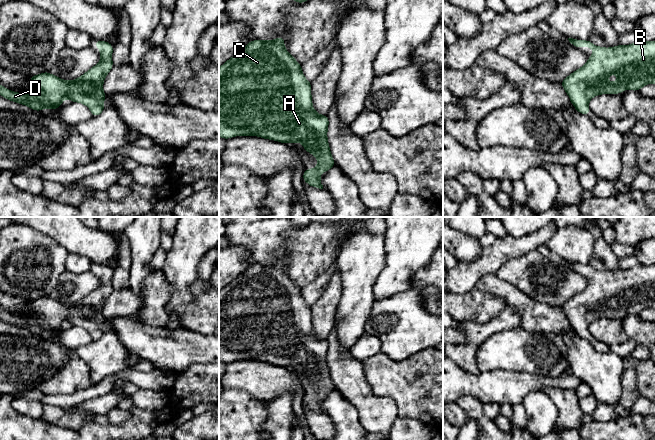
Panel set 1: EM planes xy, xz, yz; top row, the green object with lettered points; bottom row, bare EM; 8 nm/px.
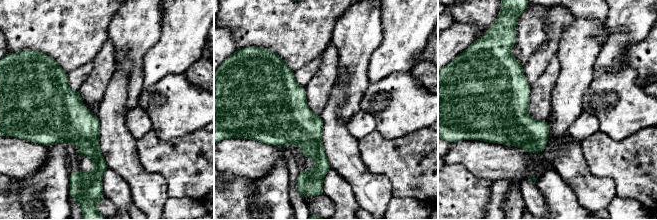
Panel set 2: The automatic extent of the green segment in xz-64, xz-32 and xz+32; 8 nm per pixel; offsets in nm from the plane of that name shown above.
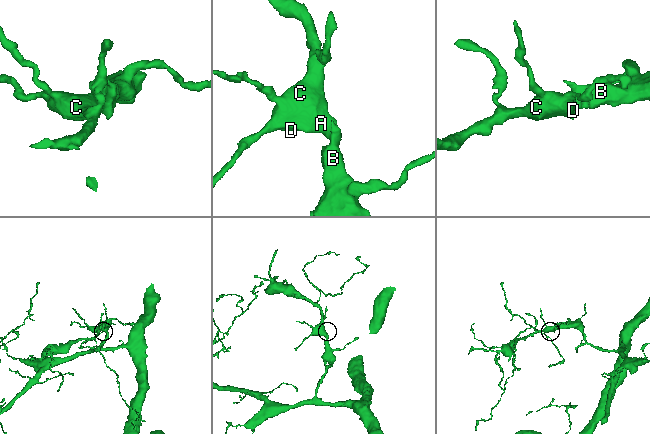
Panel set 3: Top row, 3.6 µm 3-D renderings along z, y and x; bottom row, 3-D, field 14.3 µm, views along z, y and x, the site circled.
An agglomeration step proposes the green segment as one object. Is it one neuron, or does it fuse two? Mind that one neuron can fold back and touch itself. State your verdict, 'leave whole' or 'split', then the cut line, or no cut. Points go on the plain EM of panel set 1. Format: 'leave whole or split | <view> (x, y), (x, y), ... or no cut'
leave whole | no cut

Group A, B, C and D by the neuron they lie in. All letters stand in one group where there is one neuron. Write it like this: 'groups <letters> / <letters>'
groups A B C D

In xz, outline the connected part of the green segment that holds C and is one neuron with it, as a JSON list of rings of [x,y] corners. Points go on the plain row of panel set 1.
[[[284,261],[271,265],[251,265],[219,292],[219,360],[225,364],[233,360],[261,360],[286,368],[301,366],[304,374],[318,383],[315,393],[304,395],[303,404],[311,411],[323,413],[323,409],[318,408],[322,406],[319,398],[335,390],[327,364],[329,343],[327,339],[319,339],[314,334],[311,306],[303,299],[301,289],[287,276],[284,265]]]

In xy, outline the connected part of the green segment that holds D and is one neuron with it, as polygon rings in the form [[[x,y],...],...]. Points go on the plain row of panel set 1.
[[[96,264],[95,271],[100,272],[100,286],[76,304],[64,305],[49,296],[29,300],[37,312],[34,319],[12,316],[0,308],[0,319],[4,322],[26,329],[40,335],[44,332],[58,333],[65,322],[72,326],[80,326],[88,330],[93,341],[104,334],[103,326],[106,319],[102,313],[106,299],[113,291],[113,270],[109,266]]]

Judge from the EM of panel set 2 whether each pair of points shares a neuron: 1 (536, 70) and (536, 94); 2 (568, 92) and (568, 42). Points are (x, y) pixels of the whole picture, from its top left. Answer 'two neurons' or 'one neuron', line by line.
1: two neurons
2: one neuron

